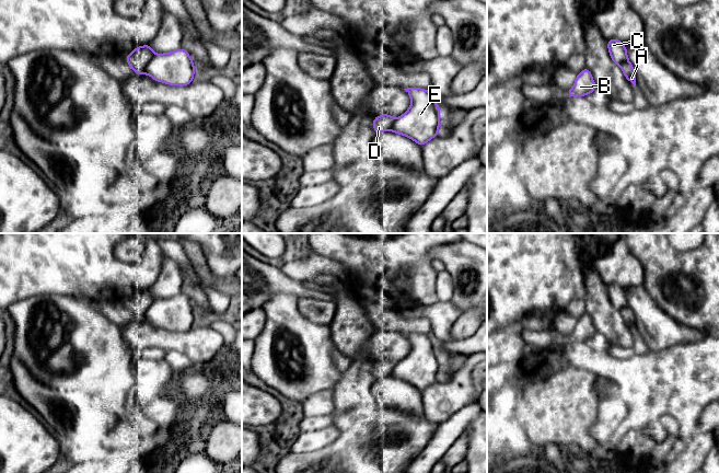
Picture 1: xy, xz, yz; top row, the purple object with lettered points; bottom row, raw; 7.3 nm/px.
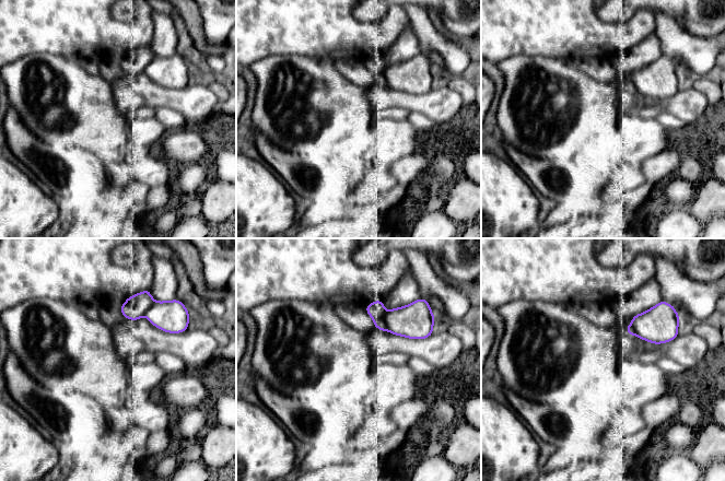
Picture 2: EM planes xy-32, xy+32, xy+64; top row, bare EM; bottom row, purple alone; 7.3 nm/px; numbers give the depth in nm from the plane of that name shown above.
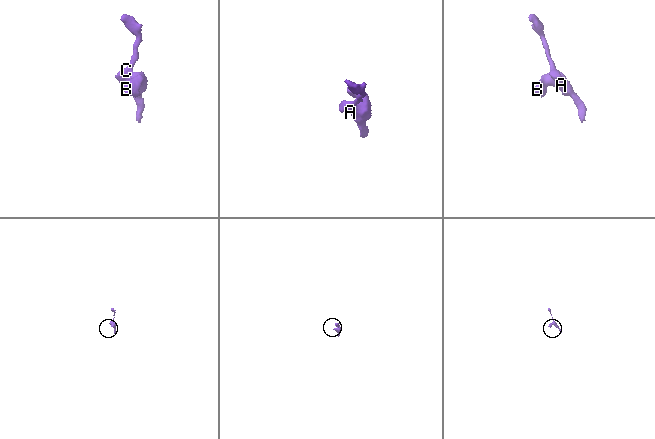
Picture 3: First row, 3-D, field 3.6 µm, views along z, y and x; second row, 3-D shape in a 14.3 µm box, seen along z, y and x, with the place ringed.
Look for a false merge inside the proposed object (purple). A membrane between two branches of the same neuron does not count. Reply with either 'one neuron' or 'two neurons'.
two neurons

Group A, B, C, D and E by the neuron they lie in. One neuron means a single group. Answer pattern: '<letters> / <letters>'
A B E / C D

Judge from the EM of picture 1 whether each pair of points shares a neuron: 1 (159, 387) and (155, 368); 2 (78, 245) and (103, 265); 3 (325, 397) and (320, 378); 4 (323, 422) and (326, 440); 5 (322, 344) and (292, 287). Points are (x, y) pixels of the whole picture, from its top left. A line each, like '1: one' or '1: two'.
1: one
2: one
3: two
4: two
5: two

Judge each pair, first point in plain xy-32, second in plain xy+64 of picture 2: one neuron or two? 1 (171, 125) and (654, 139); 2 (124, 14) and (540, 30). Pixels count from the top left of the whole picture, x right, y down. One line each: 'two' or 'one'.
1: two
2: two

